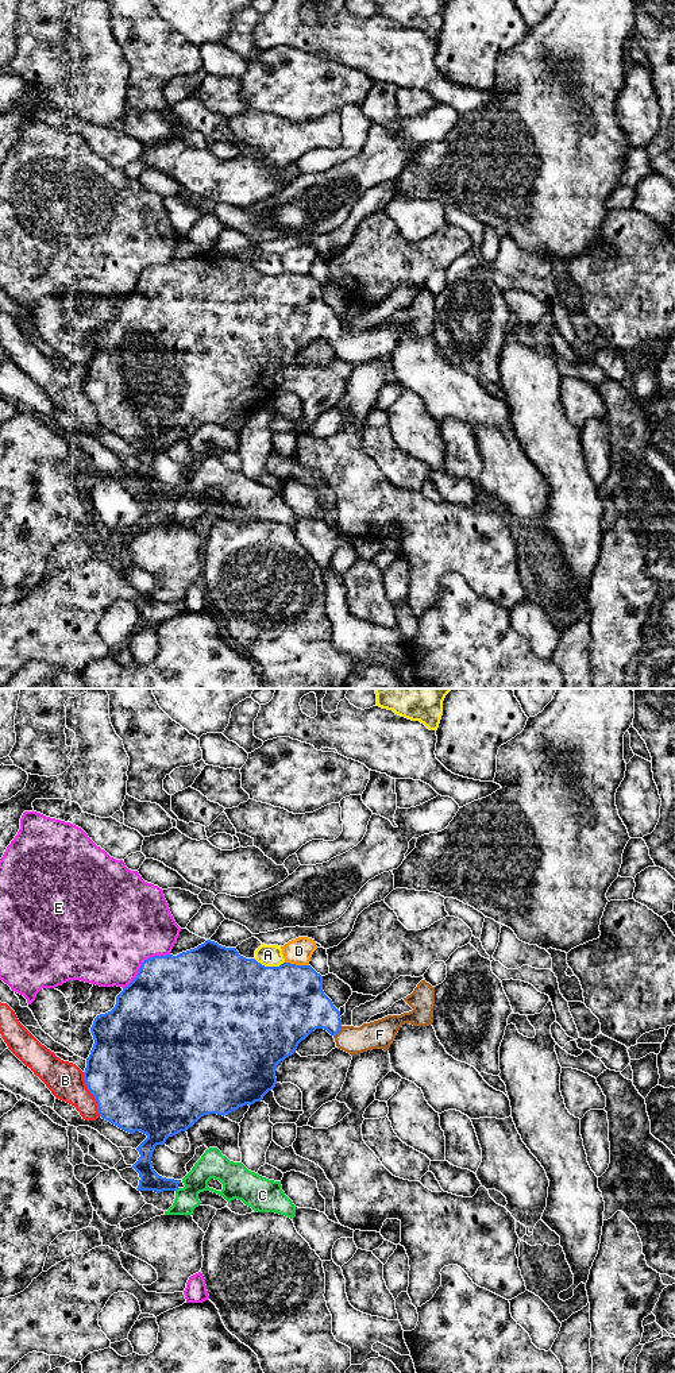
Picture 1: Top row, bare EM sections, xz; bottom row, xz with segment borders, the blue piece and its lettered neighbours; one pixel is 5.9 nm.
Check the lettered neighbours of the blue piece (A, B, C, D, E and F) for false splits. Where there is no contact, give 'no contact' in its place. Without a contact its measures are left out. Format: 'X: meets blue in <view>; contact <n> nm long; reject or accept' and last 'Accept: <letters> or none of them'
A: meets blue in xz; contact 190 nm long; reject
B: meets blue in xz; contact 280 nm long; reject
C: no contact; reject
D: meets blue in xz; contact 150 nm long; reject
E: meets blue in xz; contact 360 nm long; reject
F: meets blue in xz; contact 90 nm long; accept
Accept: F

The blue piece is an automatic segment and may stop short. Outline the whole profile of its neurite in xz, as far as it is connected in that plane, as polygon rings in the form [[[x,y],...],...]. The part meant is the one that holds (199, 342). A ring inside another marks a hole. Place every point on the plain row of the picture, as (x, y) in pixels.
[[[207,248],[177,265],[154,265],[142,271],[136,286],[116,305],[115,316],[93,329],[90,342],[94,352],[86,367],[84,389],[103,428],[130,443],[140,440],[147,444],[136,456],[140,466],[131,475],[140,486],[136,498],[157,502],[177,500],[180,489],[162,486],[153,477],[151,464],[157,454],[165,454],[169,446],[186,440],[204,424],[224,425],[239,416],[261,410],[277,393],[277,374],[292,365],[298,352],[316,338],[327,339],[339,358],[354,365],[373,358],[389,359],[405,332],[433,332],[435,296],[421,289],[404,309],[412,320],[387,324],[360,336],[343,335],[340,320],[323,300],[323,285],[310,274],[284,271],[279,275],[265,275],[255,267],[240,265],[236,257]]]

